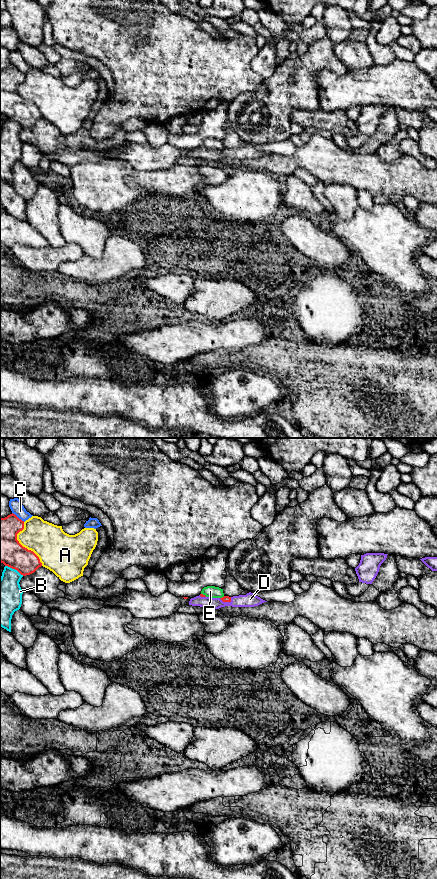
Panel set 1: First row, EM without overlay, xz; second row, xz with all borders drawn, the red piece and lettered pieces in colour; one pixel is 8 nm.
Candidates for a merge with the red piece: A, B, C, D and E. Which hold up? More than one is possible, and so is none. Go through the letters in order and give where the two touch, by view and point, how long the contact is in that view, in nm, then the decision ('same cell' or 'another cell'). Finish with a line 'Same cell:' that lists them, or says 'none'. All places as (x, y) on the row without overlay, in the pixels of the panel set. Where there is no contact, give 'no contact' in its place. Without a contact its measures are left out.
A: contact xz (22, 98); length 380 nm; another cell
B: contact xz (14, 120); length 170 nm; another cell
C: contact xz (17, 69); length 130 nm; another cell
D: contact xz (225, 153); length 110 nm; same cell
E: contact xz (204, 147); length 50 nm; another cell
Same cell: D

